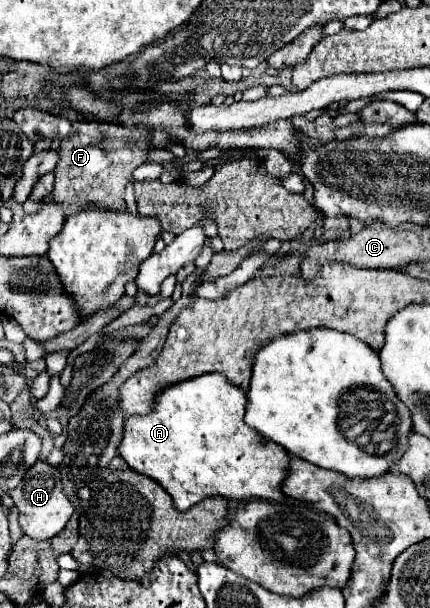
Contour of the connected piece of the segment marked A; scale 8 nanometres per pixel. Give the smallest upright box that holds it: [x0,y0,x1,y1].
[118,372,288,512]

